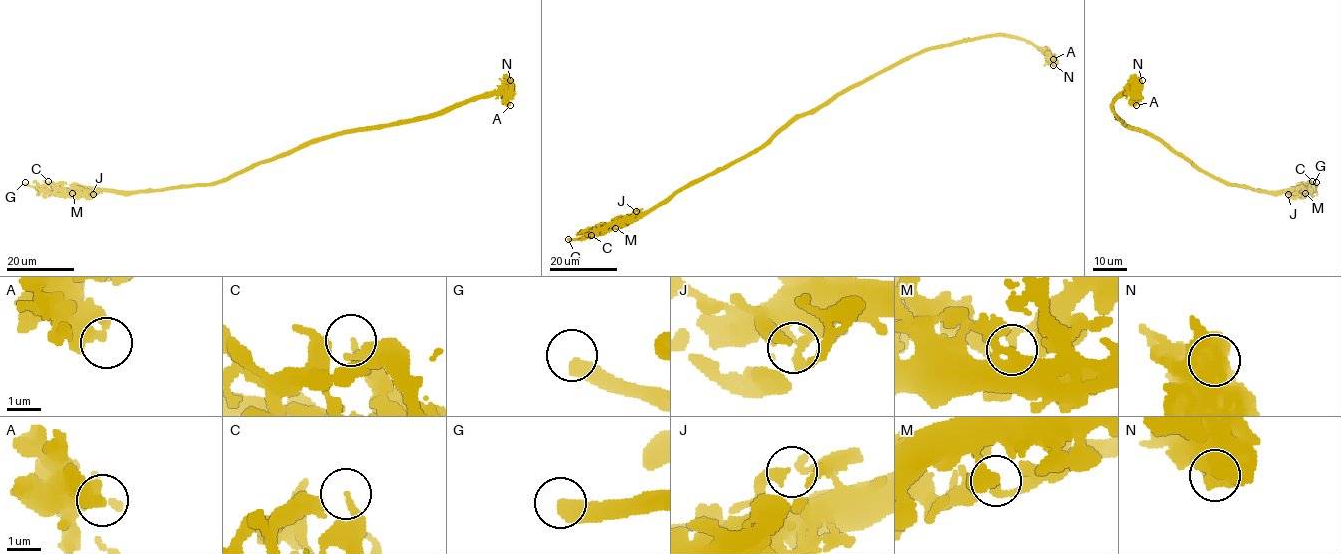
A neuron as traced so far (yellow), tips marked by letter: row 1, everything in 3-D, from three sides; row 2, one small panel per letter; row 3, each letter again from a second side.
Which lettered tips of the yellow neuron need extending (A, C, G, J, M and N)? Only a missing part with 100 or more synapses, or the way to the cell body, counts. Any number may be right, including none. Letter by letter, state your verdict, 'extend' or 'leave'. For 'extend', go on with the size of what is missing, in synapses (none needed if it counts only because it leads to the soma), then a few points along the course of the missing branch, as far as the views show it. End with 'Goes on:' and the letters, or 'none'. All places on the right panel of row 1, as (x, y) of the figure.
A: leave
C: leave
G: extend; course (1316, 182), (1337, 185)
J: leave
M: leave
N: leave
Goes on: G

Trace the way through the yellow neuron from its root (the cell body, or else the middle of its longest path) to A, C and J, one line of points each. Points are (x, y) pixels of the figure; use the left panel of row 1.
A: (271, 160), (334, 135), (444, 113), (481, 97), (502, 94), (510, 105)
C: (271, 160), (254, 163), (208, 184), (162, 189), (59, 193), (48, 181)
J: (271, 160), (254, 163), (208, 184), (137, 191), (91, 191), (93, 194)

